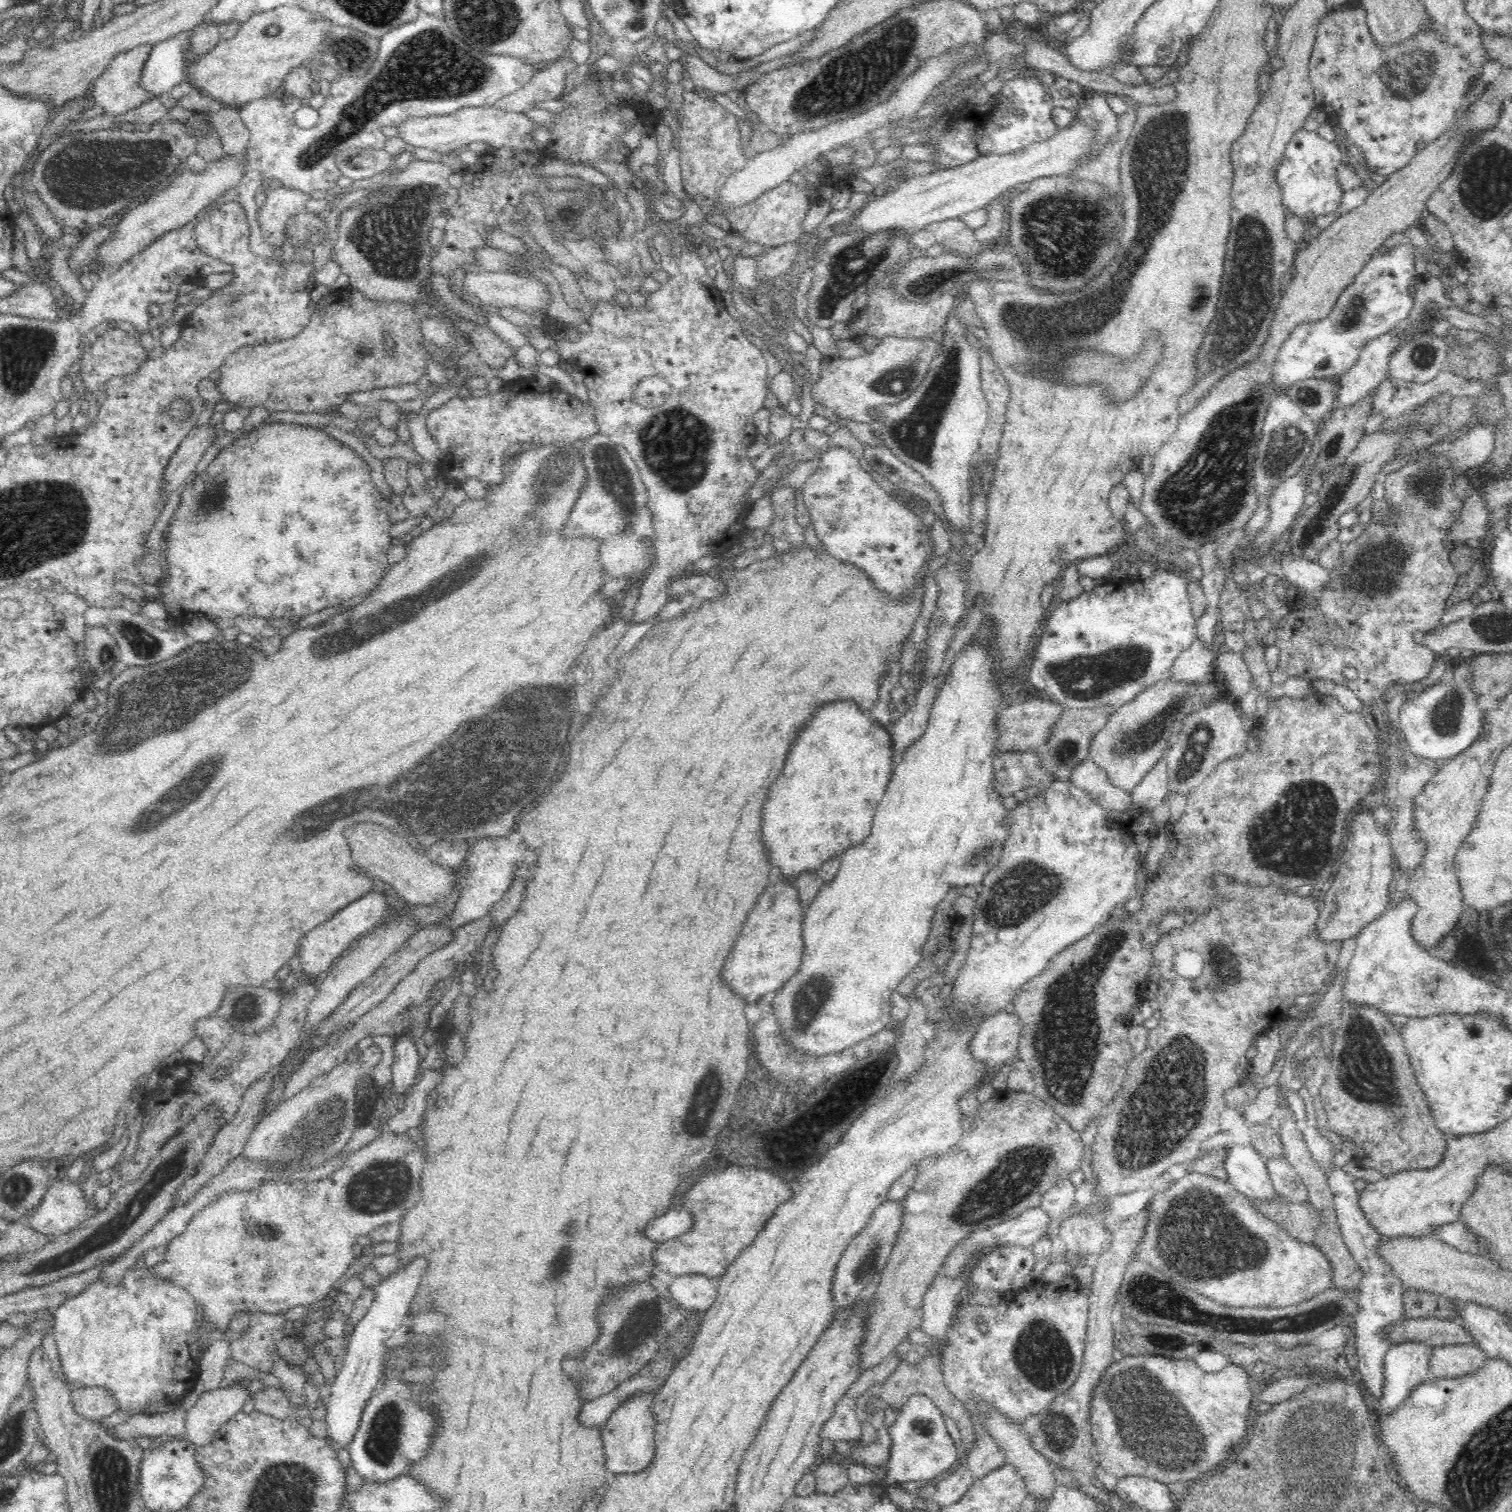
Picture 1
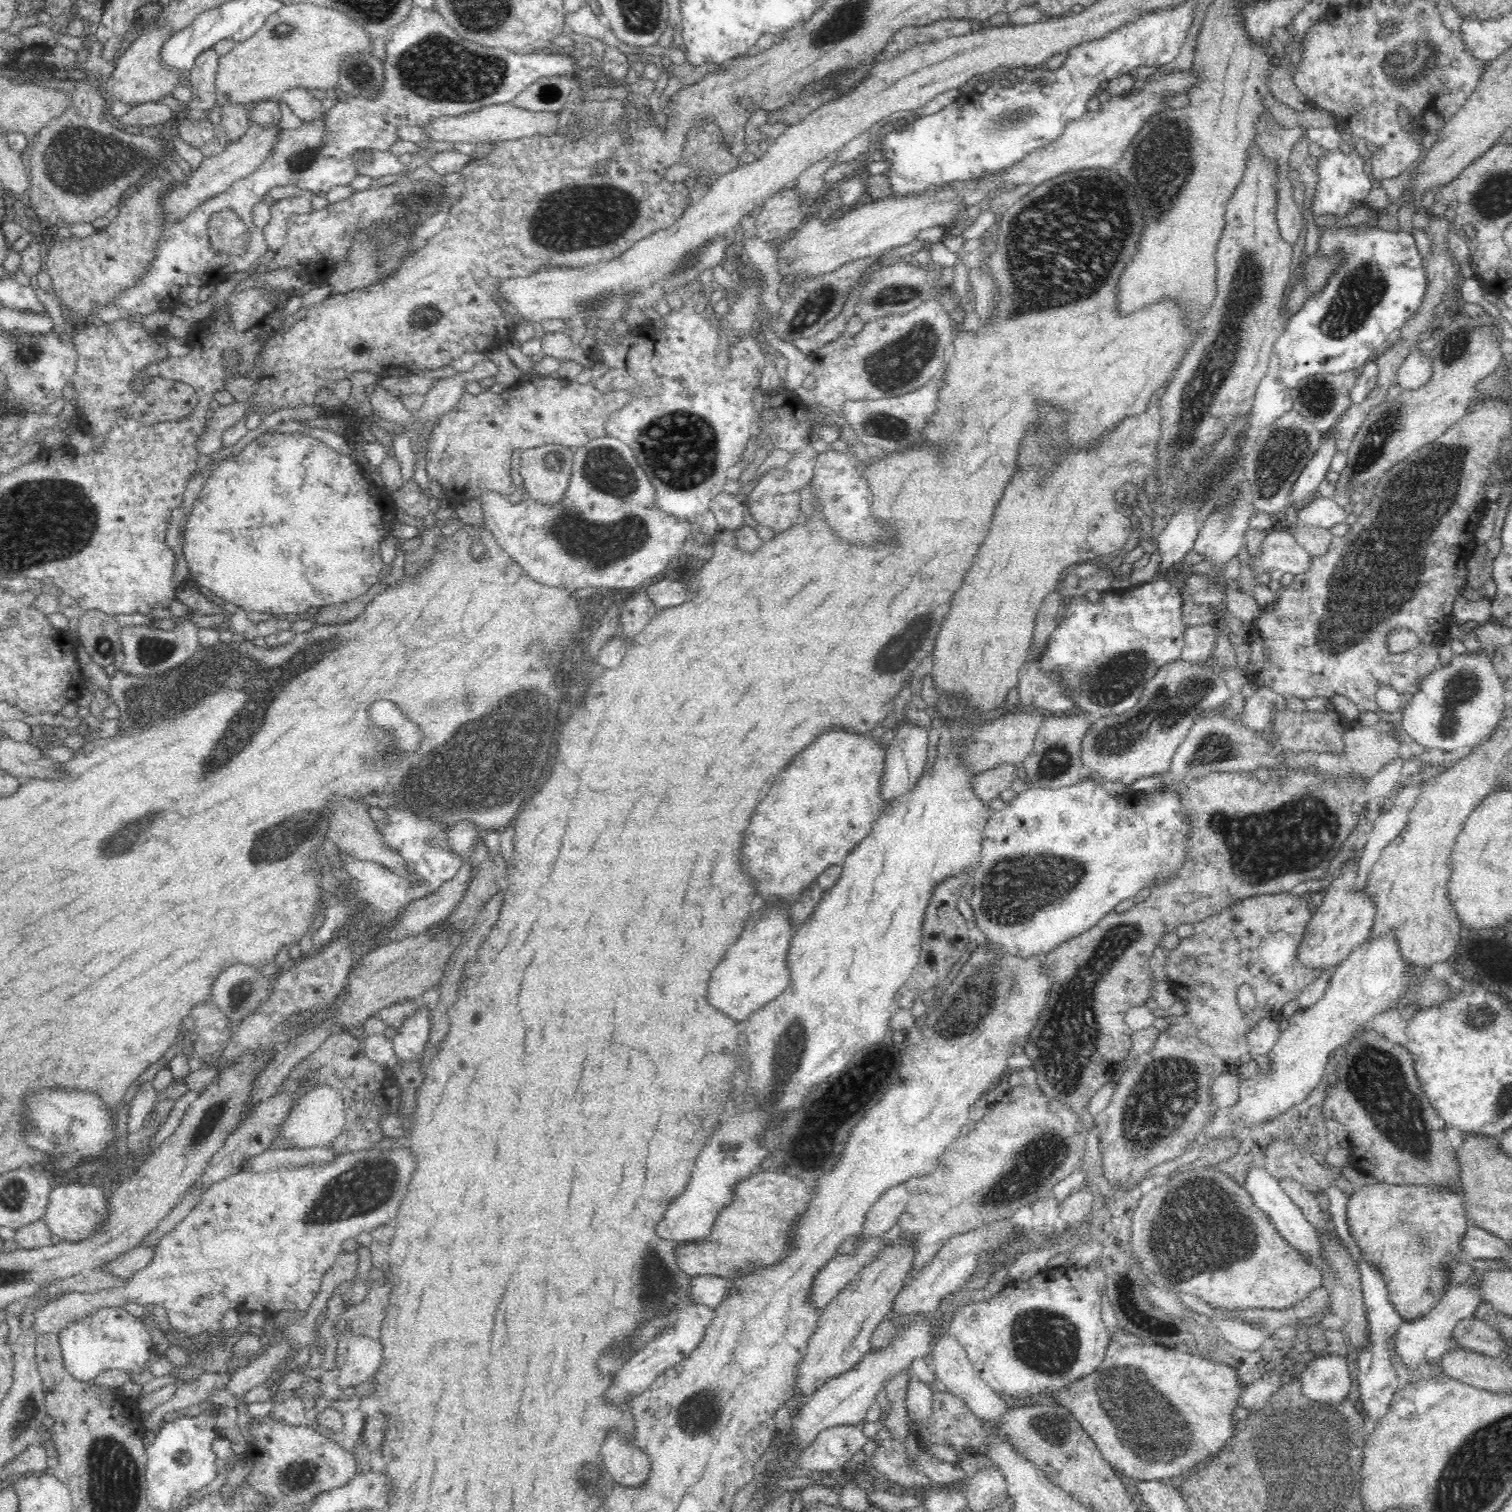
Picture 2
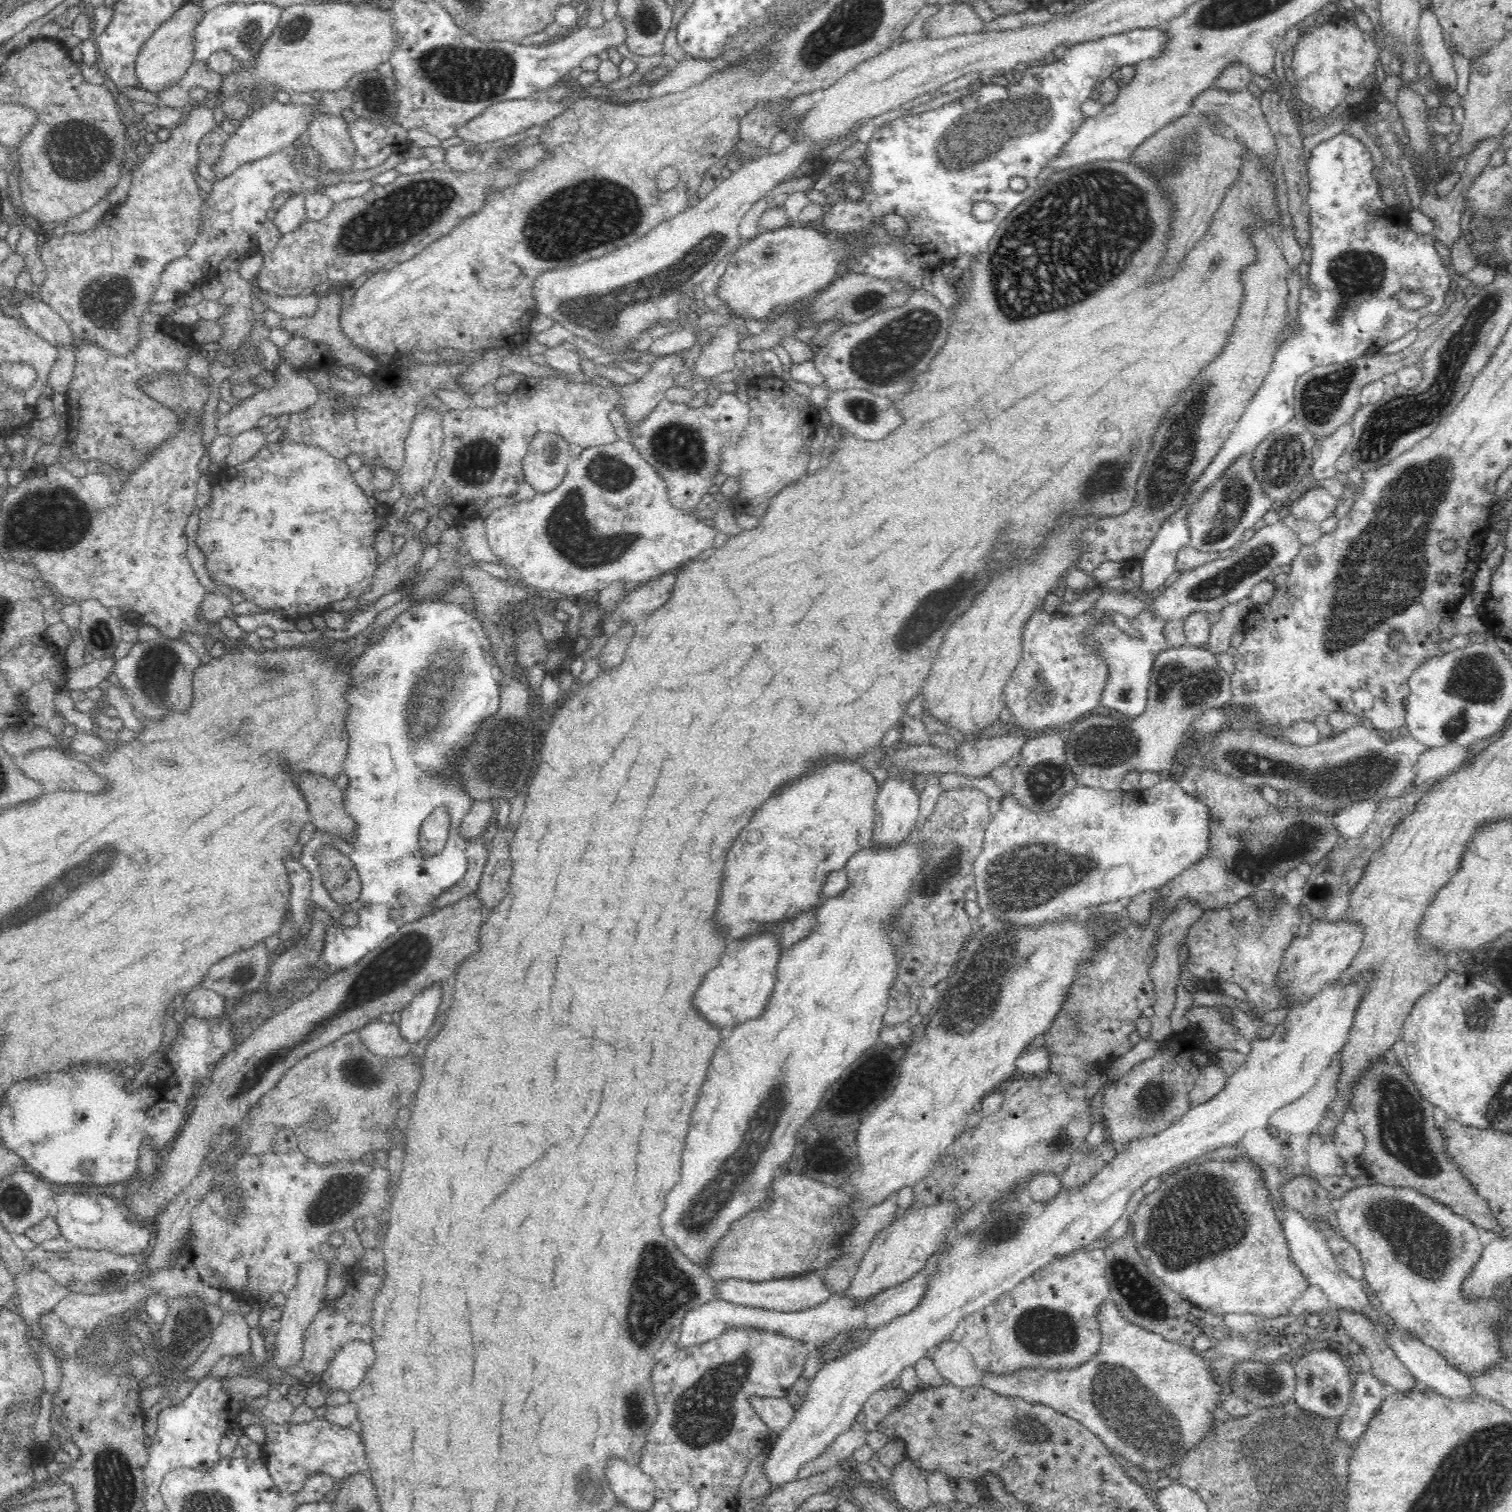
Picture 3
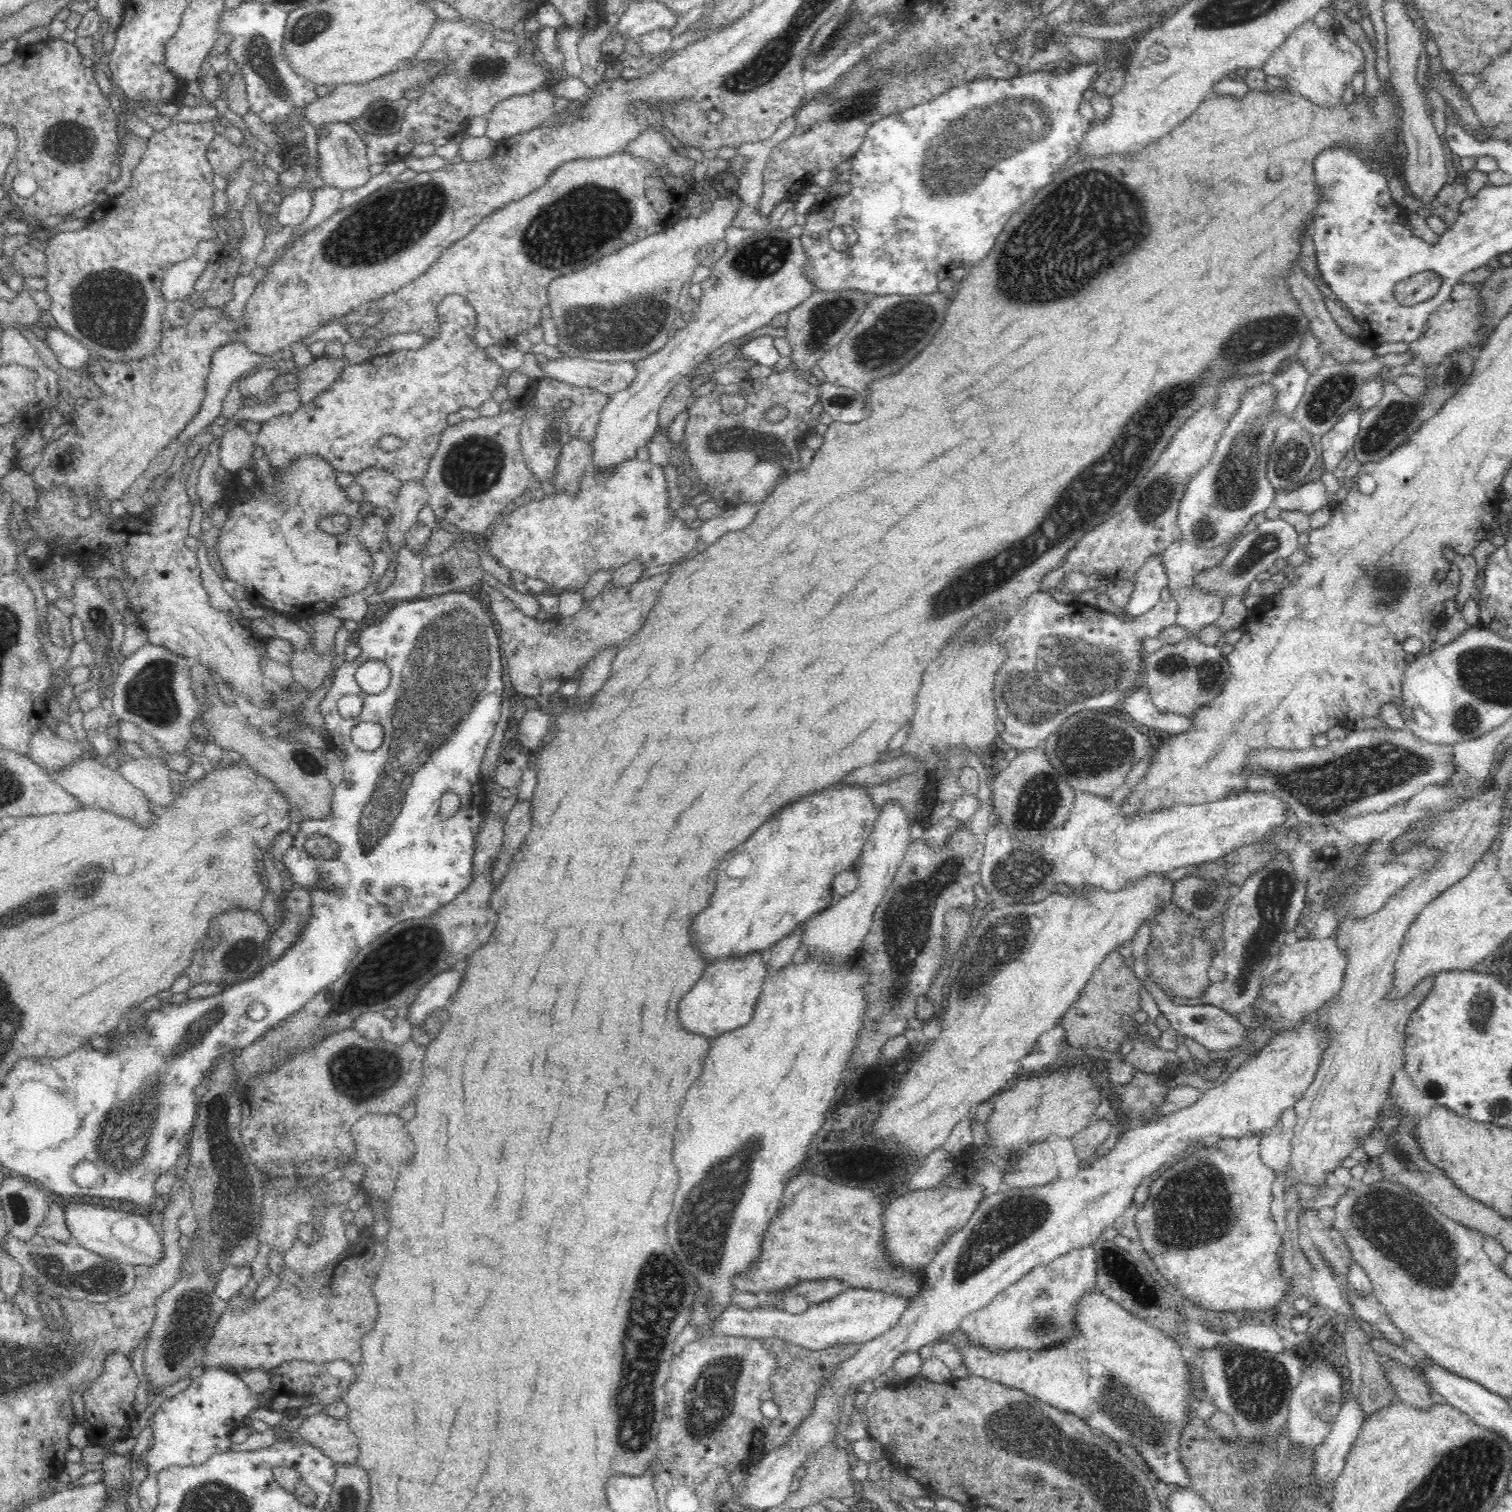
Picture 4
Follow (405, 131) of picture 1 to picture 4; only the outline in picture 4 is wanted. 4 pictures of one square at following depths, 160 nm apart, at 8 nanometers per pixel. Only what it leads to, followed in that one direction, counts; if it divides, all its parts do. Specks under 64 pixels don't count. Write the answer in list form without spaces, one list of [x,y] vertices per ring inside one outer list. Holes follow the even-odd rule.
[[[551,87],[536,90],[532,94],[520,94],[520,96],[505,98],[492,109],[491,113],[484,116],[487,119],[485,135],[499,143],[537,128],[552,116],[555,98]]]

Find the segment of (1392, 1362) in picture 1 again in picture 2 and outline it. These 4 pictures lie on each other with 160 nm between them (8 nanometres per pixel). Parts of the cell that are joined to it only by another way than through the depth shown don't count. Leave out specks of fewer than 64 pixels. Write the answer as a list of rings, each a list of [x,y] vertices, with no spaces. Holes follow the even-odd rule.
[[[1476,1258],[1472,1261],[1474,1272],[1470,1274],[1470,1278],[1462,1284],[1450,1286],[1446,1289],[1446,1294],[1434,1305],[1434,1308],[1425,1314],[1421,1319],[1415,1321],[1407,1321],[1402,1323],[1398,1329],[1394,1341],[1394,1350],[1400,1358],[1400,1362],[1408,1368],[1414,1369],[1421,1373],[1426,1372],[1426,1368],[1445,1355],[1451,1348],[1451,1336],[1454,1327],[1461,1321],[1470,1317],[1474,1317],[1474,1312],[1478,1305],[1482,1302],[1481,1290],[1479,1289],[1479,1280],[1487,1270],[1508,1271],[1506,1263],[1503,1260],[1482,1260]]]

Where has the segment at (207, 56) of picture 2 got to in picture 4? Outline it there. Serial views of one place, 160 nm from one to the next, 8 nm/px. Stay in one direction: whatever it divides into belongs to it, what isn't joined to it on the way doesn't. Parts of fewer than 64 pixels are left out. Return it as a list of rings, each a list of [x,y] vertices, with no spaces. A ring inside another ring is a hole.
[[[209,121],[195,123],[172,122],[164,130],[155,131],[151,137],[147,138],[146,150],[133,170],[129,187],[122,194],[109,197],[108,202],[99,207],[99,212],[89,220],[84,228],[76,231],[55,231],[47,242],[44,250],[47,260],[44,290],[50,295],[51,303],[46,316],[66,334],[82,342],[93,356],[102,357],[117,363],[137,362],[144,356],[152,354],[156,347],[160,346],[164,330],[161,322],[164,320],[163,314],[167,305],[167,300],[161,293],[162,279],[166,269],[177,262],[190,258],[196,252],[196,248],[202,240],[217,238],[216,230],[212,227],[215,189],[212,179],[215,176],[215,172],[207,159],[208,145],[212,142],[215,134],[214,124]]]

